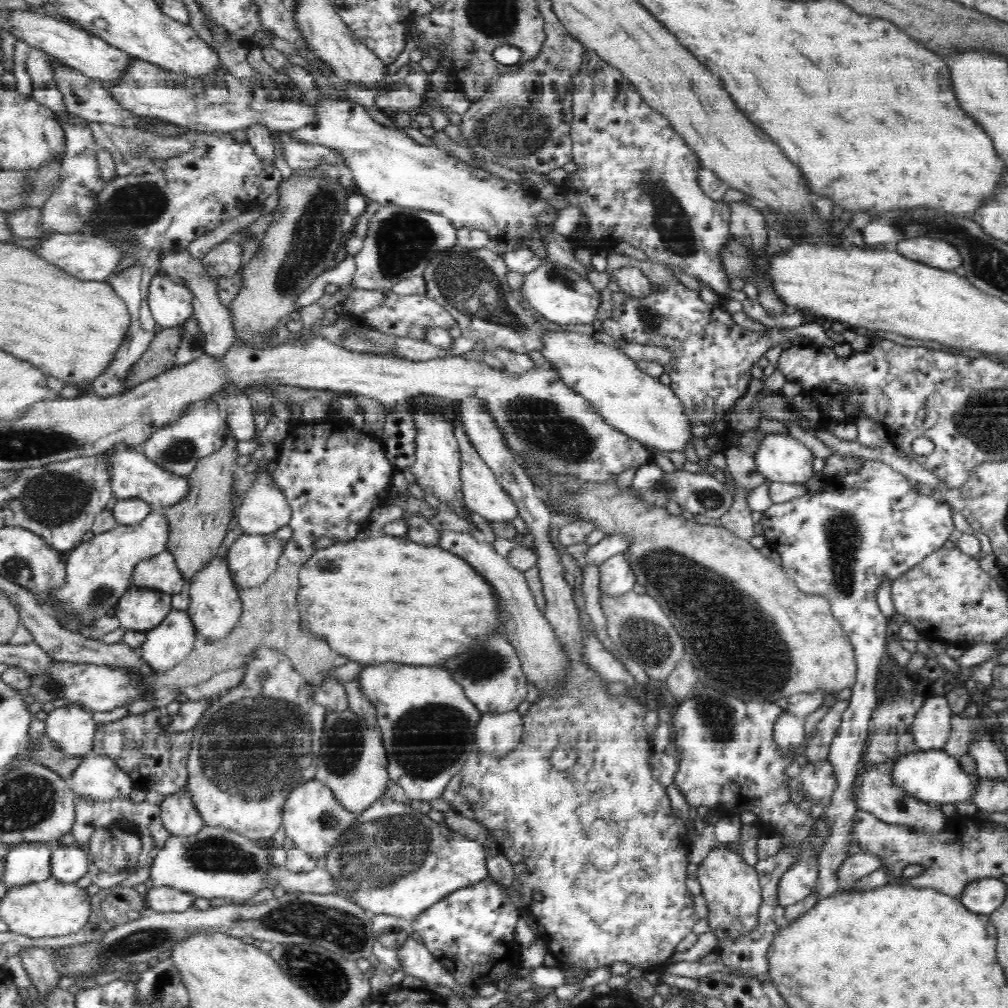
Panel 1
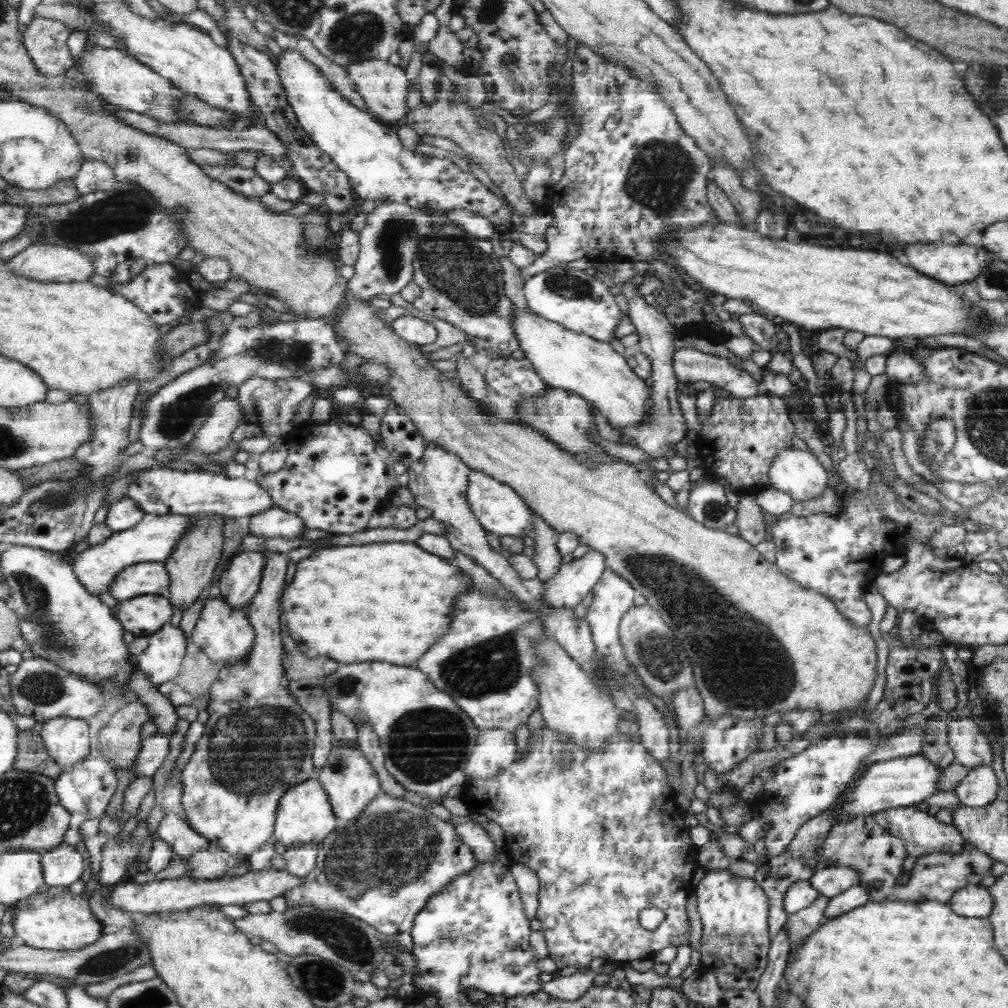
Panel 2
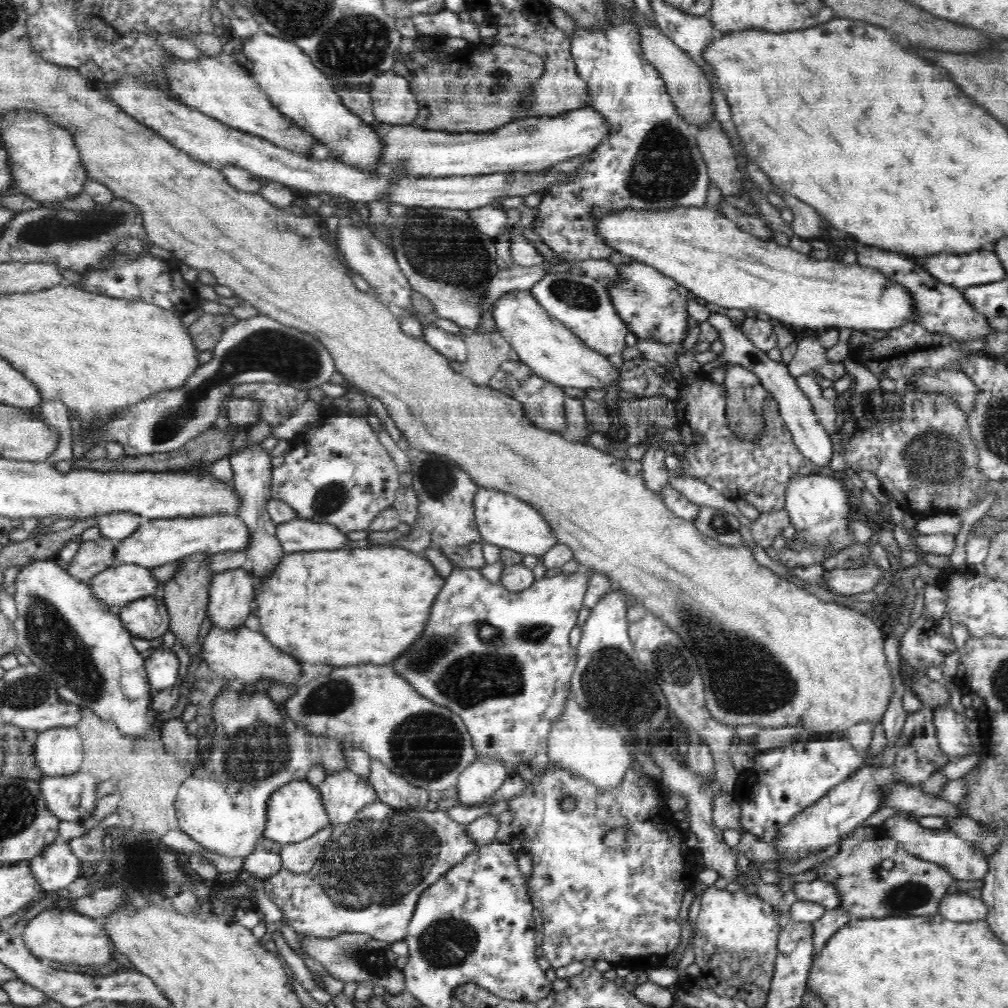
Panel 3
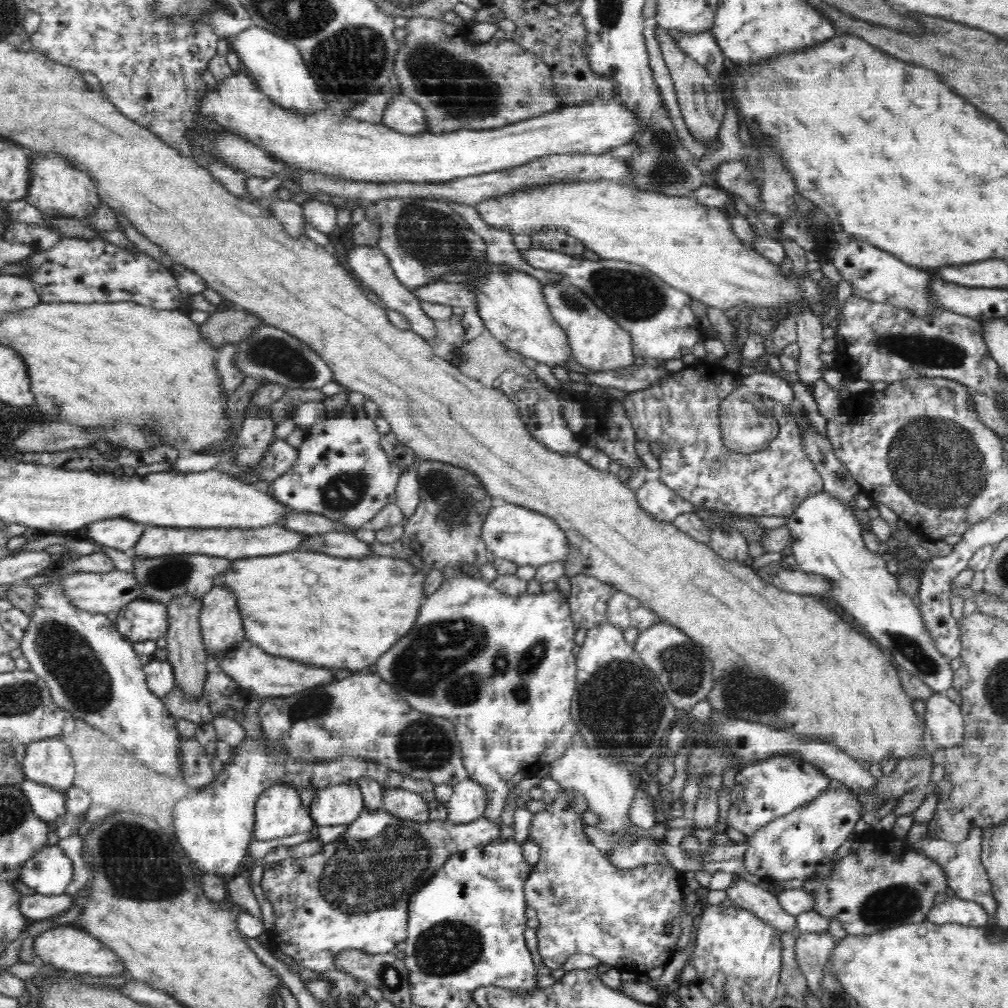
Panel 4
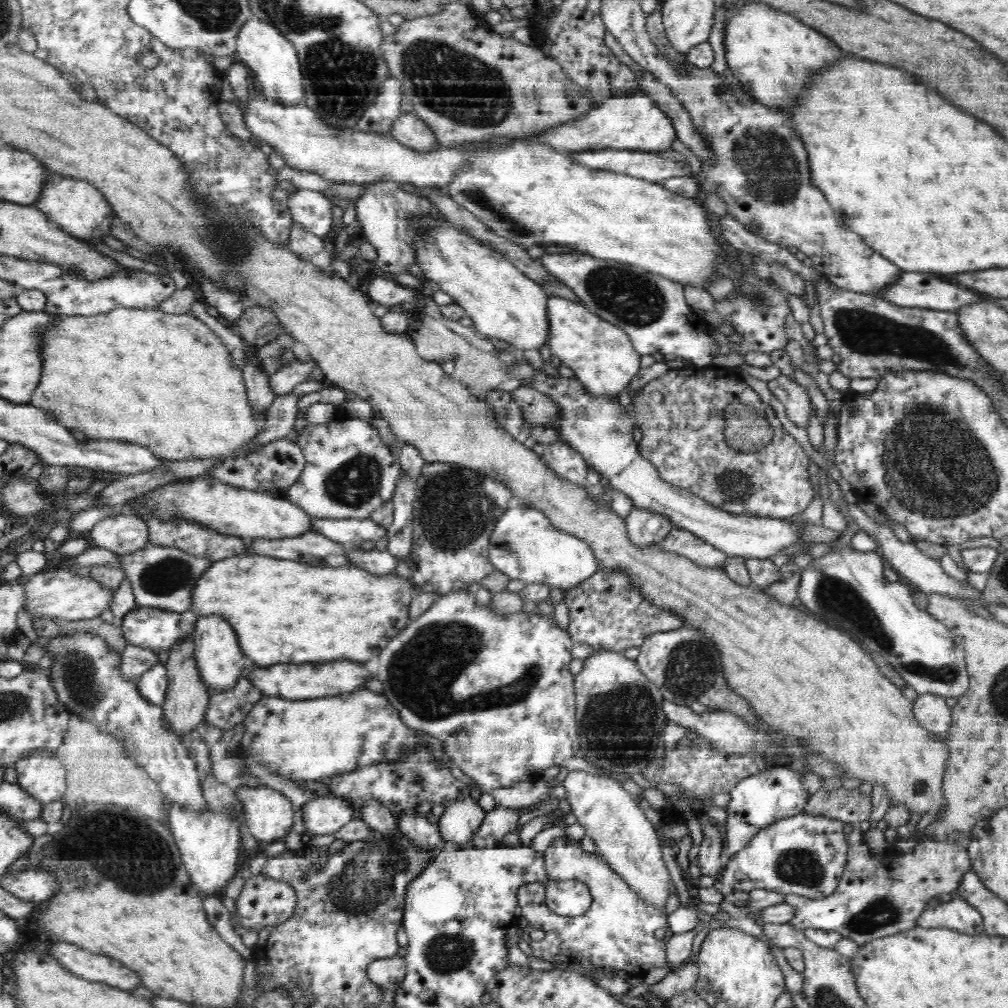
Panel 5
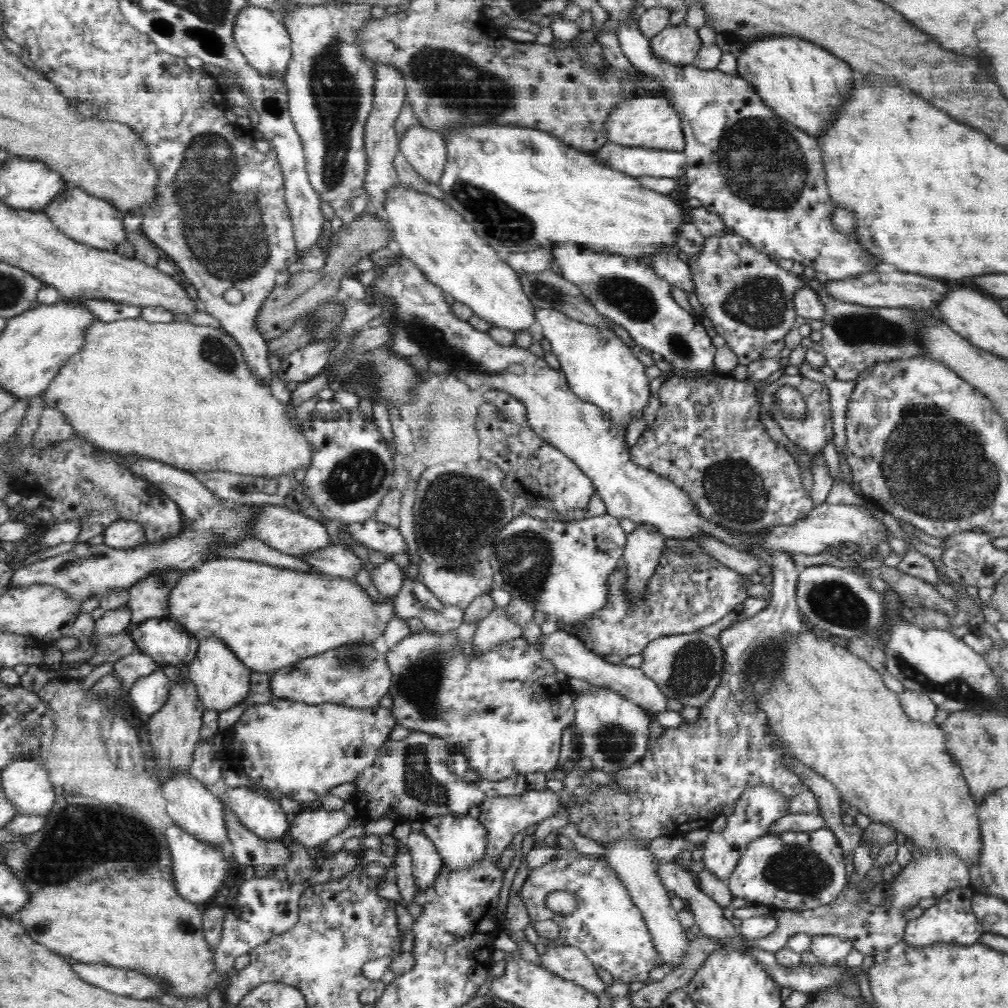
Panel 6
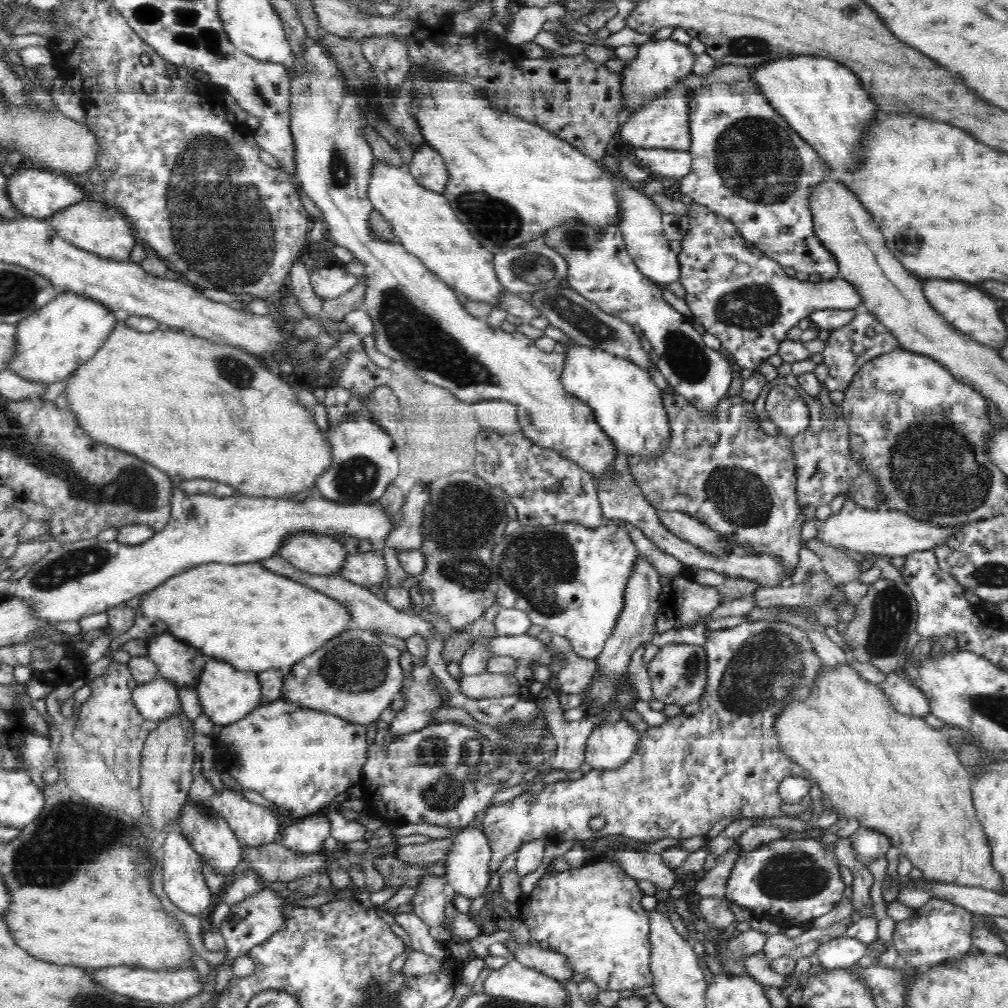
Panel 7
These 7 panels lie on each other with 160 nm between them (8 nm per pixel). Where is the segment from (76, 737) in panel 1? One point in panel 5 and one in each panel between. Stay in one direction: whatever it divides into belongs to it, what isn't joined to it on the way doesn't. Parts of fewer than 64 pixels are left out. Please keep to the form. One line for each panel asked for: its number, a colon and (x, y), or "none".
2: (67, 739)
3: (58, 751)
4: (48, 761)
5: (42, 775)

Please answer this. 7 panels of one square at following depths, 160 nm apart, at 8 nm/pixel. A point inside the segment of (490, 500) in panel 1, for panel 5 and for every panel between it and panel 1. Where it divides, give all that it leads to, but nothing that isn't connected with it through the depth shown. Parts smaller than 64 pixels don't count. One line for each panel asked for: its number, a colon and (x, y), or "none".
2: (499, 508)
3: (503, 520)
4: (521, 535)
5: (525, 545)

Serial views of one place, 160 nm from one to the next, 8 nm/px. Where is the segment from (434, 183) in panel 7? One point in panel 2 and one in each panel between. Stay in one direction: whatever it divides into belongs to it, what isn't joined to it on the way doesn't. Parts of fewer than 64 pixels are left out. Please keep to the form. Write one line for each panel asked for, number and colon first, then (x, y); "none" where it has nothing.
2: (384, 87)
3: (394, 103)
4: (405, 116)
5: (410, 130)
6: (425, 149)

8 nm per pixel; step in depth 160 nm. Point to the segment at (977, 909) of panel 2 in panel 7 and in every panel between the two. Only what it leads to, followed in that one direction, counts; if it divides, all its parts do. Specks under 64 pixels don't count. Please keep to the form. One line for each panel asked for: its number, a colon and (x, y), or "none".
3: (960, 906)
4: (953, 910)
5: (957, 914)
6: (951, 918)
7: (939, 930)

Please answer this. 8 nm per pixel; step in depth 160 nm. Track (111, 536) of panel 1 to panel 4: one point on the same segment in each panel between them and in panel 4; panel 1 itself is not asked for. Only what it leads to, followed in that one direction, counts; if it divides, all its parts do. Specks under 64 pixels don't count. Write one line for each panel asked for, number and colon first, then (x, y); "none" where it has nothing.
2: (154, 538)
3: (155, 542)
4: (233, 544)

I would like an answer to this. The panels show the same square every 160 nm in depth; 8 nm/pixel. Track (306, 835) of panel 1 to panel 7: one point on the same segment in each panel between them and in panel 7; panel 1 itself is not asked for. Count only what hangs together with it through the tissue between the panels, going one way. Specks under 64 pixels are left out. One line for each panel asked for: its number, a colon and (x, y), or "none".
2: (304, 815)
3: (295, 812)
4: (279, 813)
5: (268, 814)
6: (263, 817)
7: (253, 825)

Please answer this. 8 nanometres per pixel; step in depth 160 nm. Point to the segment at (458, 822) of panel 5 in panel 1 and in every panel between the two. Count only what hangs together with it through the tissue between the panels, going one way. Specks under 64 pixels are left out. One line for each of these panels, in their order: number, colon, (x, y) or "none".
1: (498, 734)
2: (493, 750)
3: (482, 778)
4: (469, 799)

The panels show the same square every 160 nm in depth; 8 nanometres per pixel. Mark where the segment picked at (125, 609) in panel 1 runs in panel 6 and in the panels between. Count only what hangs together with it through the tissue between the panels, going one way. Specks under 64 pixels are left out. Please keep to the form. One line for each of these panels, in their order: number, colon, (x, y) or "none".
2: (143, 615)
3: (147, 617)
4: (144, 619)
5: (157, 629)
6: (164, 640)

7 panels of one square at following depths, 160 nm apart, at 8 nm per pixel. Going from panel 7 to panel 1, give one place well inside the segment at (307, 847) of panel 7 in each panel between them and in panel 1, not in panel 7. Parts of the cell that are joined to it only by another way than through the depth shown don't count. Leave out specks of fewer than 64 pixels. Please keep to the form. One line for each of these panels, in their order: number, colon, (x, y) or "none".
1: (352, 762)
2: (351, 783)
3: (344, 794)
4: (339, 804)
5: (324, 815)
6: (312, 828)

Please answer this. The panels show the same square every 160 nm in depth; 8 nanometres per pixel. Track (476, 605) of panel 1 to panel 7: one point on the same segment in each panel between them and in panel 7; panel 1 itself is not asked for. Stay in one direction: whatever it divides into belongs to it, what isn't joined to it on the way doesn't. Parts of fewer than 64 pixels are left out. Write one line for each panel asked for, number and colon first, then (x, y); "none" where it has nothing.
2: (390, 601)
3: (345, 606)
4: (329, 612)
5: (283, 610)
6: (270, 616)
7: (257, 620)

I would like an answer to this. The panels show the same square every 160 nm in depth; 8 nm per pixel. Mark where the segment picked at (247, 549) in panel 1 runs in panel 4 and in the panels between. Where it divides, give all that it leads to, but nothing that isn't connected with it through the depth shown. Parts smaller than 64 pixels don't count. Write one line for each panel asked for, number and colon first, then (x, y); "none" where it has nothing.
2: (239, 582)
3: (231, 598)
4: (220, 623)

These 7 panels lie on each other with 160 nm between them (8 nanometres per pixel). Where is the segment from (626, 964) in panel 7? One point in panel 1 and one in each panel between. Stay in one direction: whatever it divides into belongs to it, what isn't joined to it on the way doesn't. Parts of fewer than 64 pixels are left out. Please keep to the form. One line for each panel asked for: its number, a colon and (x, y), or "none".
1: (599, 841)
2: (604, 834)
3: (622, 905)
4: (584, 904)
5: (621, 930)
6: (608, 927)

